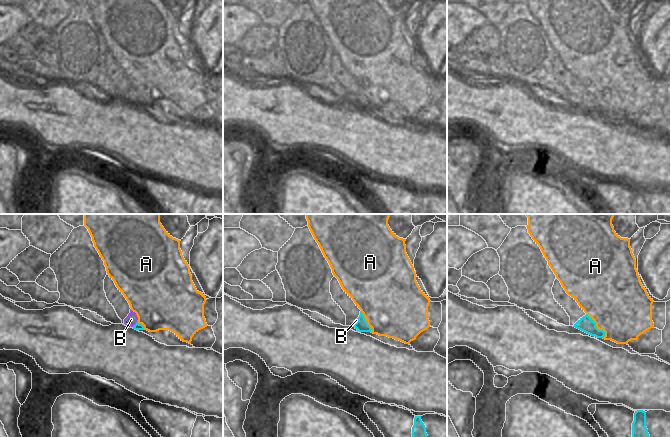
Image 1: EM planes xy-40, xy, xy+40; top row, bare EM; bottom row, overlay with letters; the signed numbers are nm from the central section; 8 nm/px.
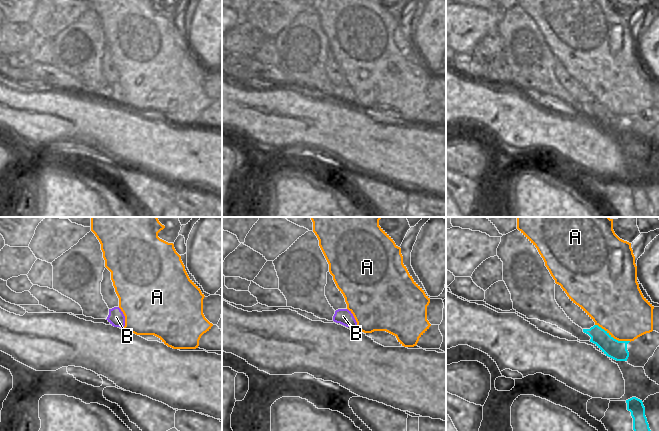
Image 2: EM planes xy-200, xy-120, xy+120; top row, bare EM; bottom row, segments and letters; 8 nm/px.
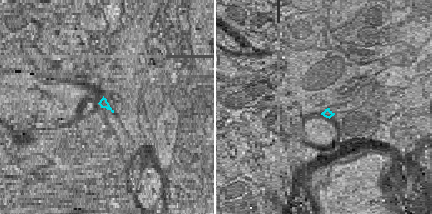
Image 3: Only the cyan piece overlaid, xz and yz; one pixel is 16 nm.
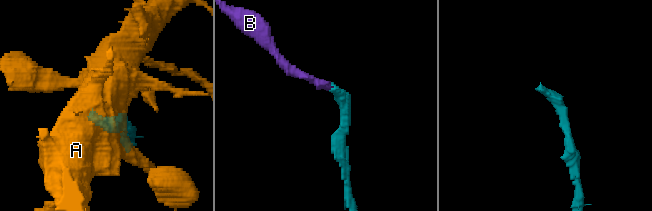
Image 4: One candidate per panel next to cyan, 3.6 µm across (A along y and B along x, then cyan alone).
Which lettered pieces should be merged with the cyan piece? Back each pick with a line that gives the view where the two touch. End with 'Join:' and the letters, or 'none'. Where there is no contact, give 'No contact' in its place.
B: Touches cyan in xy-40
Join: B.

